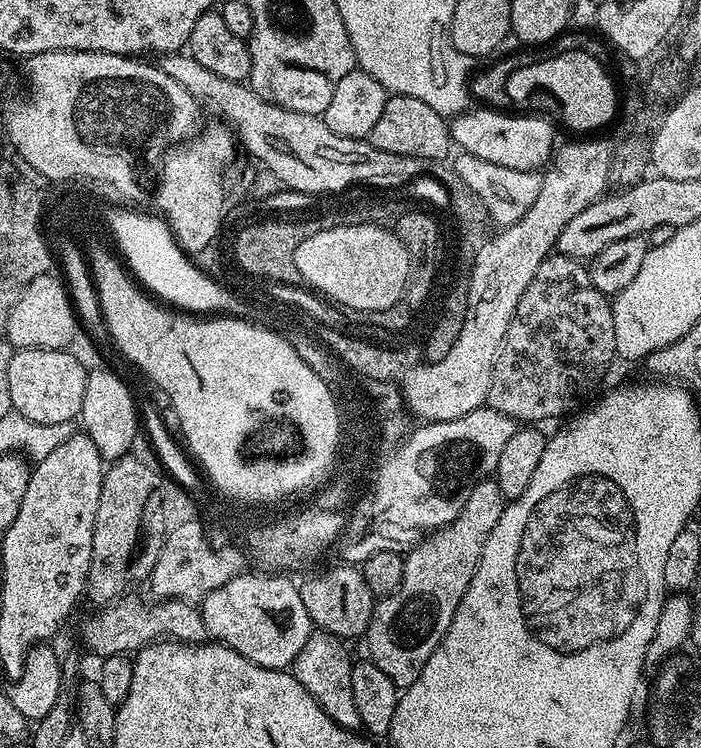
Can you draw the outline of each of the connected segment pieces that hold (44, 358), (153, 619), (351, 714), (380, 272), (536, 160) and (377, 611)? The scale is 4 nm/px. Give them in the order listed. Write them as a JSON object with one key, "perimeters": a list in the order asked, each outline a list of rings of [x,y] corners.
{"perimeters":[[[[21,348],[11,353],[8,360],[8,400],[11,411],[30,418],[30,422],[42,422],[53,424],[54,422],[66,422],[72,424],[79,417],[82,410],[82,398],[86,398],[86,382],[89,369],[72,353],[72,350],[55,348]]],[[[121,598],[116,601],[115,604],[110,604],[99,609],[100,612],[97,616],[92,616],[84,624],[84,640],[82,636],[82,644],[85,649],[88,648],[92,652],[97,652],[97,657],[103,658],[106,656],[123,656],[125,654],[135,654],[140,651],[140,649],[145,648],[147,644],[157,643],[165,638],[170,640],[179,640],[182,644],[203,644],[209,639],[208,631],[206,630],[206,622],[202,622],[202,614],[200,613],[199,607],[195,603],[186,601],[186,600],[160,600],[156,602],[156,605],[153,608],[147,608],[140,600],[132,600],[133,598]]],[[[313,631],[290,671],[298,678],[298,682],[302,682],[302,686],[306,686],[306,690],[310,690],[314,702],[318,702],[318,706],[322,706],[322,710],[326,710],[326,714],[338,722],[338,726],[356,730],[361,727],[361,722],[358,706],[354,706],[354,686],[350,686],[354,657],[348,653],[348,648],[349,645],[338,636]]],[[[336,222],[333,228],[326,227],[312,232],[310,238],[306,238],[306,242],[302,242],[302,246],[298,246],[294,254],[294,262],[300,271],[301,281],[309,289],[315,290],[321,297],[329,296],[330,299],[337,300],[338,303],[363,314],[386,310],[403,300],[413,269],[413,261],[408,257],[406,246],[399,241],[391,227],[379,228],[376,222],[350,225]]],[[[476,106],[455,117],[450,124],[453,145],[460,152],[469,152],[474,158],[494,162],[494,166],[507,166],[510,170],[527,172],[543,169],[551,161],[558,144],[551,122],[544,116],[507,116],[508,114],[504,110]]],[[[489,478],[475,484],[467,493],[462,514],[458,514],[454,522],[437,532],[431,532],[416,547],[408,549],[404,556],[402,586],[398,586],[394,594],[375,601],[366,633],[368,652],[372,655],[369,657],[371,663],[376,664],[378,670],[382,670],[382,674],[386,674],[386,678],[396,684],[397,689],[403,690],[412,685],[414,678],[422,674],[422,666],[428,661],[430,654],[434,654],[434,650],[442,642],[454,618],[454,610],[458,610],[458,602],[462,602],[474,578],[476,567],[482,558],[482,550],[486,546],[486,538],[490,538],[494,526],[498,526],[498,518],[502,518],[505,503],[502,490],[495,479]]]]}

